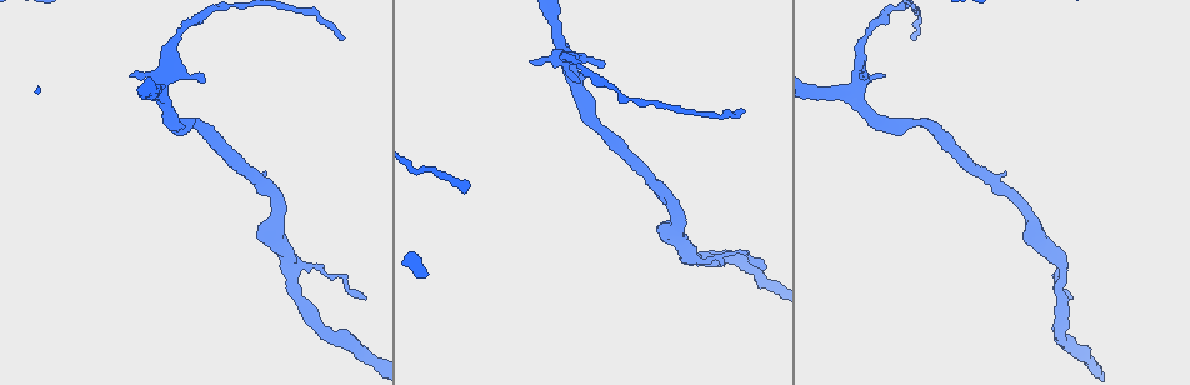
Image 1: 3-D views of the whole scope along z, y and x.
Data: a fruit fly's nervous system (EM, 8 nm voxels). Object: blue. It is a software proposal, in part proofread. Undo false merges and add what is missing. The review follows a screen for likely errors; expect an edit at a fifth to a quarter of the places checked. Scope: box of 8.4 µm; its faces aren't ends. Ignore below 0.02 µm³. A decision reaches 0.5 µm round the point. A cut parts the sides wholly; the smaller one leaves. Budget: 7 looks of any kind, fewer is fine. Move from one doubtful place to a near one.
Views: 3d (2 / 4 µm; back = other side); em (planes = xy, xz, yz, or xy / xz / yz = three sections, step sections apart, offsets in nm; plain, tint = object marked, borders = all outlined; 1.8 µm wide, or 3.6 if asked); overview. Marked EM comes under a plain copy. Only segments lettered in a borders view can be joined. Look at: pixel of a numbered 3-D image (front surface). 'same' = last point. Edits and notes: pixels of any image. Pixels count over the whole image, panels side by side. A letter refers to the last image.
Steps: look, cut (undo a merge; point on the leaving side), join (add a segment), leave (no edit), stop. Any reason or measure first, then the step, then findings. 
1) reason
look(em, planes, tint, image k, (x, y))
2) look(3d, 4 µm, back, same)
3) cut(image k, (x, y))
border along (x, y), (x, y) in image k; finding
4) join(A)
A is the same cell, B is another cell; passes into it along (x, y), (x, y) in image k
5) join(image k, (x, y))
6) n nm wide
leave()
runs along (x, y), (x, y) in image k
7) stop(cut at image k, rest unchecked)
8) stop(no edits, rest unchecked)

look(em, yz, step 4, tint, image 1, (163, 101))

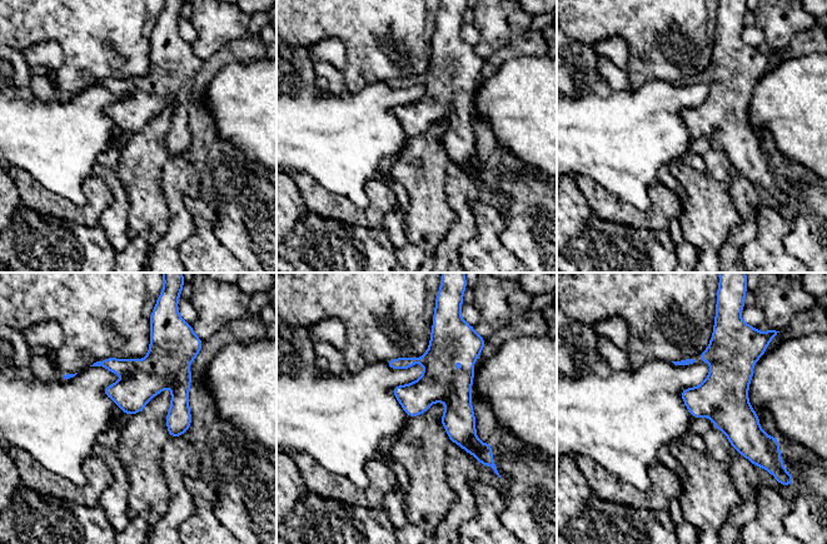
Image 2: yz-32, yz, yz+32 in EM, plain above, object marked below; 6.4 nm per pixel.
another direction
look(em, xz, step 16, borders, same)

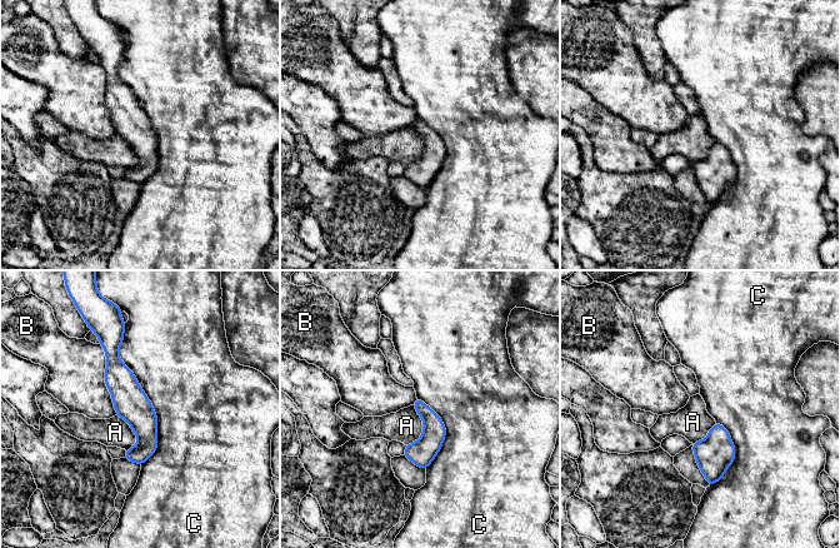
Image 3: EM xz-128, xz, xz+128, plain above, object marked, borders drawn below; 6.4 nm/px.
140 nm wide
leave()
A, B and C are other cells; runs along (118, 342), (114, 367), (144, 422), (140, 461) in image 3; one cell here

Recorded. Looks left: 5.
calibre changes
look(3d, 4 µm, image 1, (279, 218))

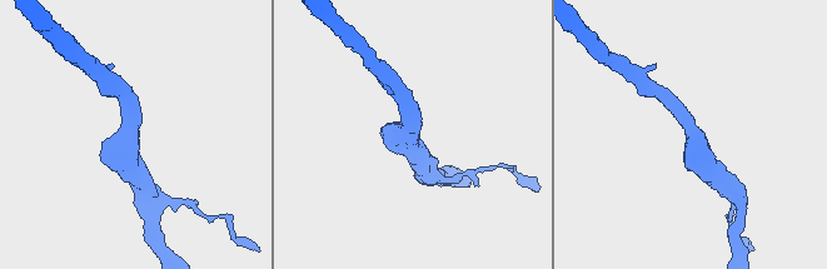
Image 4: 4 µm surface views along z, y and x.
arms of 220, 340 nm
look(em, xz, step 8, tint, image 4, (408, 131))

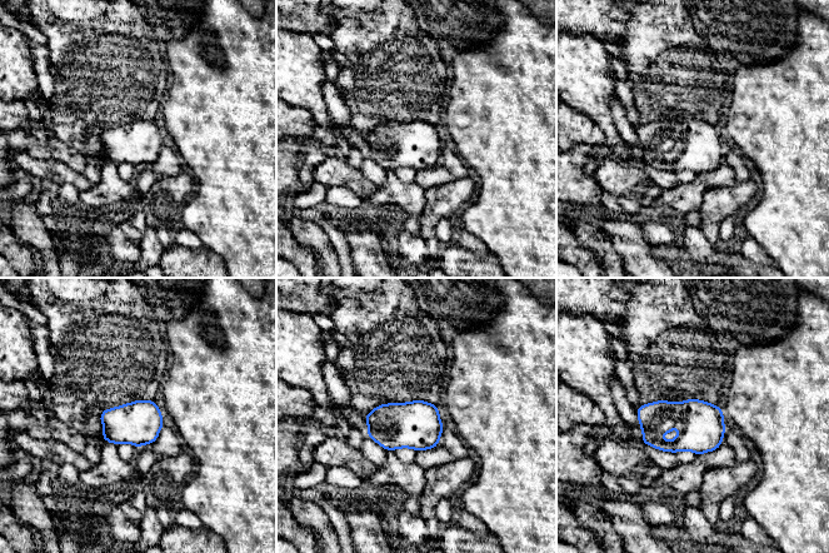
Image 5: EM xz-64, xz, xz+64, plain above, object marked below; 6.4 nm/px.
look(em, planes, borders, same)

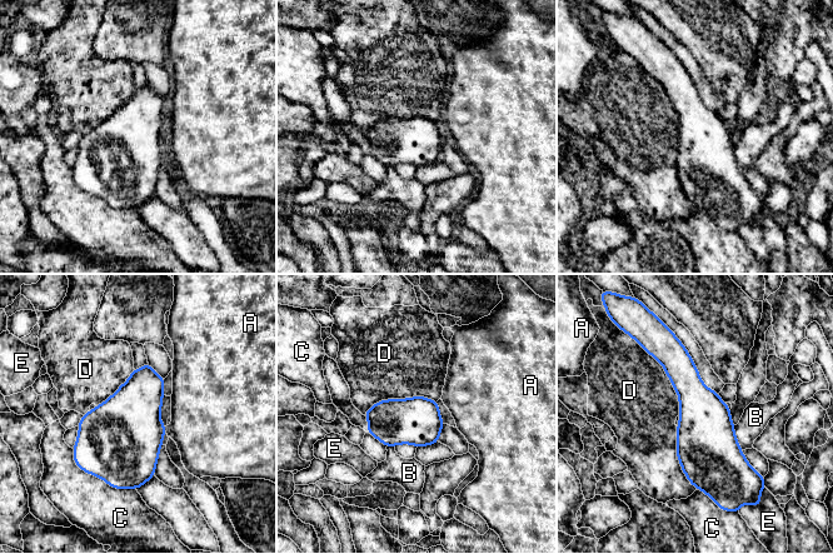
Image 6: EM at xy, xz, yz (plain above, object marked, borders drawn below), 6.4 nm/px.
leave()
A, B, C, D and E are other cells; border along (642, 347), (662, 365), (679, 414) in image 6; all the same cell

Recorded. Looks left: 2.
look(em, yz, step 8, borders, image 1, (913, 40))

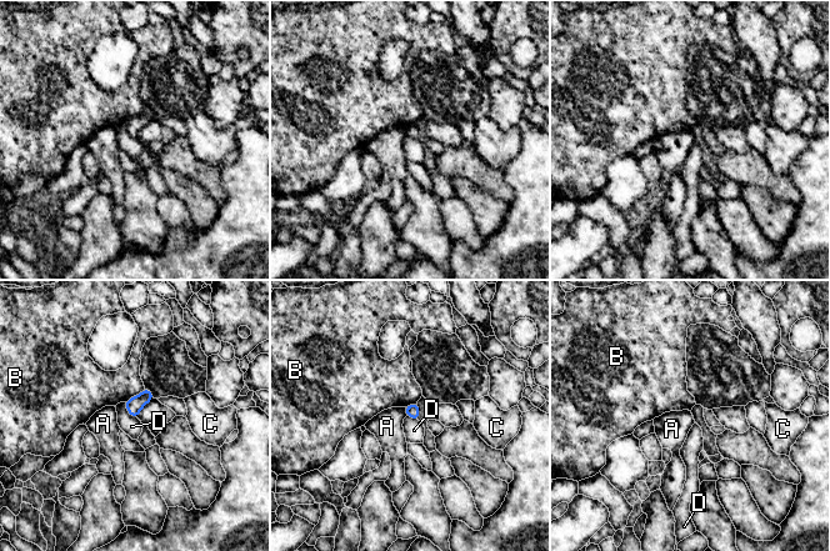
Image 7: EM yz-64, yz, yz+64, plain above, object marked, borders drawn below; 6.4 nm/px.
leave()
A, B, C and D are other cells; border along (124, 402), (128, 411), (136, 419) in image 7; none of them fits

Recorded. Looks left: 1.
stop(no edits, rest unchecked)

